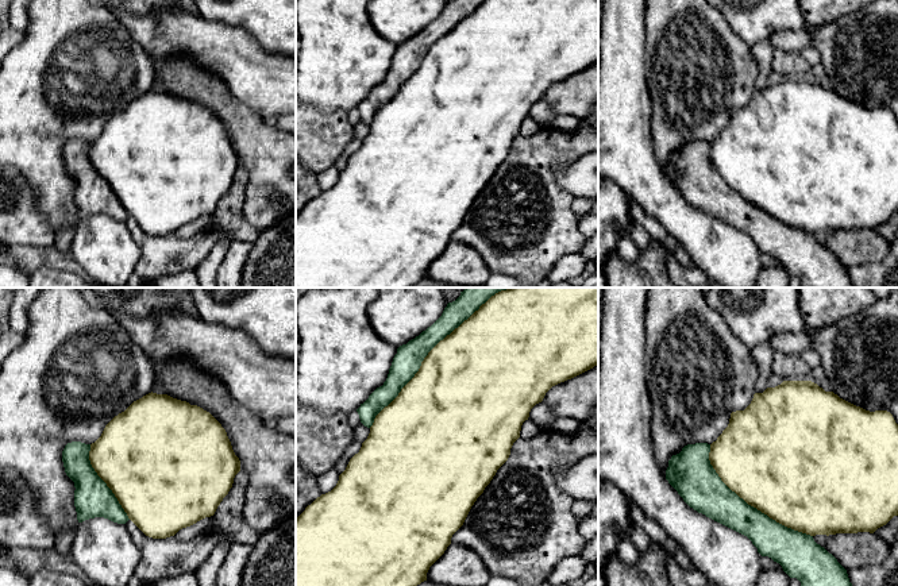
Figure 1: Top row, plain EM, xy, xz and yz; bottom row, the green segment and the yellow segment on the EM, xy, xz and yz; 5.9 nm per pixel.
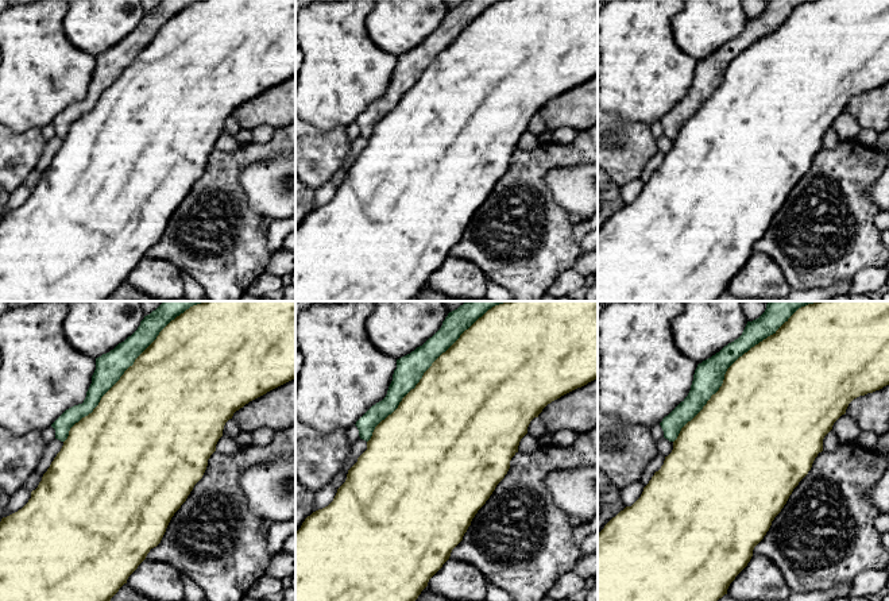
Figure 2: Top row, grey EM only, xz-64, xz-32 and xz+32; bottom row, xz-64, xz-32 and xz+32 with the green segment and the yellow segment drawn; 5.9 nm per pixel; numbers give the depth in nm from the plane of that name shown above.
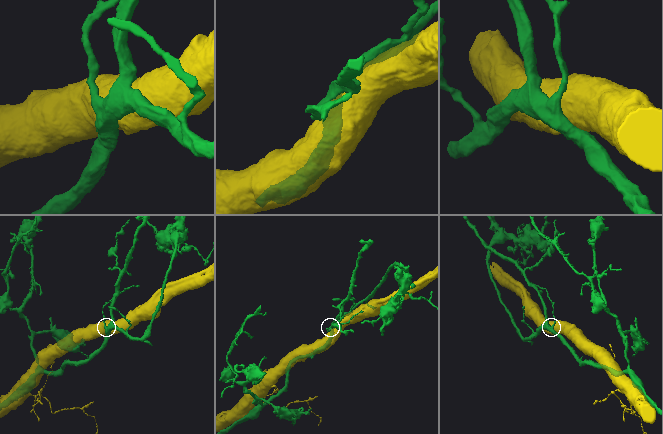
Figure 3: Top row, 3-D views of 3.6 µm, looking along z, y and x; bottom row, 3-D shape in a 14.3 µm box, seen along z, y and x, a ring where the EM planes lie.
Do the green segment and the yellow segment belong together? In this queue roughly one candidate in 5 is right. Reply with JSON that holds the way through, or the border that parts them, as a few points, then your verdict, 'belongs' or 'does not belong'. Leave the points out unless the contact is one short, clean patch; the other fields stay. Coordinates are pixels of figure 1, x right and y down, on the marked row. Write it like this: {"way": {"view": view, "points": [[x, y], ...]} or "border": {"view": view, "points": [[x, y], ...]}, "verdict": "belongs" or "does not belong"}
{"verdict": "does not belong"}

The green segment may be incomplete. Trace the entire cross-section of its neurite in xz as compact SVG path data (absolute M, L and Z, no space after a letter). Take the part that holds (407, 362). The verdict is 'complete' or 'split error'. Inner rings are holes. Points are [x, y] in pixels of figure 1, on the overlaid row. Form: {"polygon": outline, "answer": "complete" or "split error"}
{"polygon": "M466 288L455 301L447 304L442 316L431 327L406 344L400 346L384 385L377 388L356 409L361 423L370 428L375 416L415 377L428 352L478 311L492 296L506 289L510 288Z", "answer": "complete"}

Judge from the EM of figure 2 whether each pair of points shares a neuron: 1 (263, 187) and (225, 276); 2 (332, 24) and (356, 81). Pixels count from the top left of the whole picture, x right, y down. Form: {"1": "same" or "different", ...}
{"1": "different", "2": "same"}

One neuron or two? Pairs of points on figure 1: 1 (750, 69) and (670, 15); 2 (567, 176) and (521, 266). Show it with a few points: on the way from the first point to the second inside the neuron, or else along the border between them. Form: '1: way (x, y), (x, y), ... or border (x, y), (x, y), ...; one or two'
1: way (729, 69), (724, 69), (690, 35); one
2: border (577, 158), (555, 173), (557, 182), (574, 197); two

